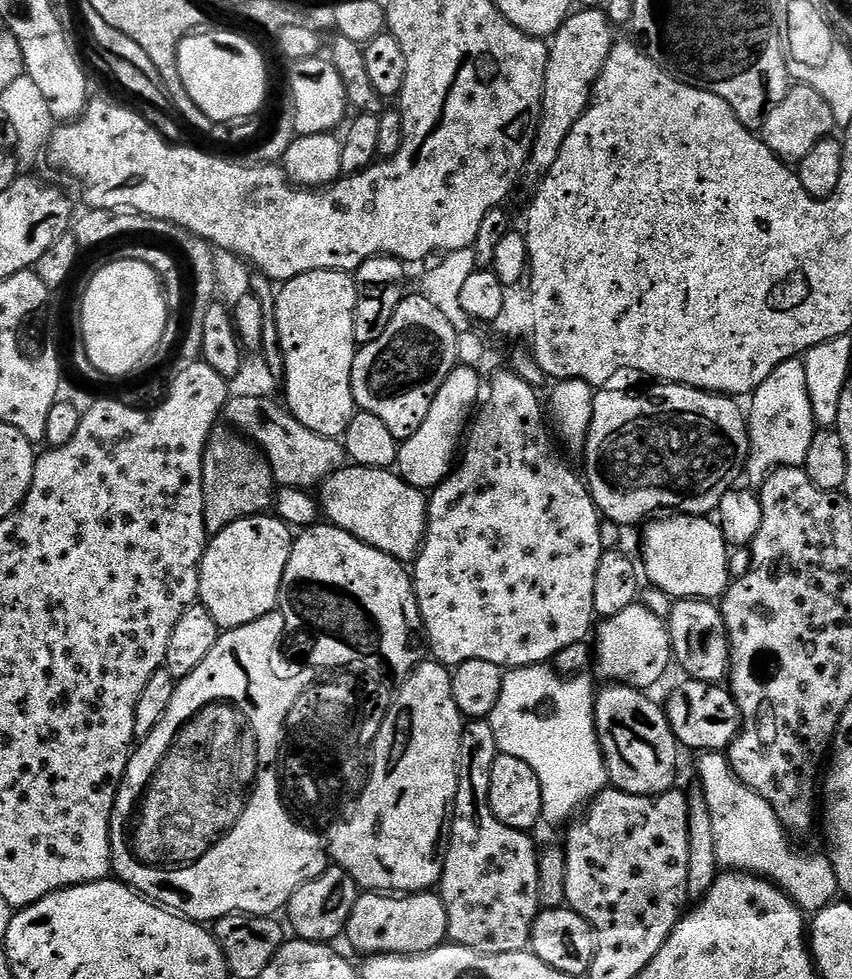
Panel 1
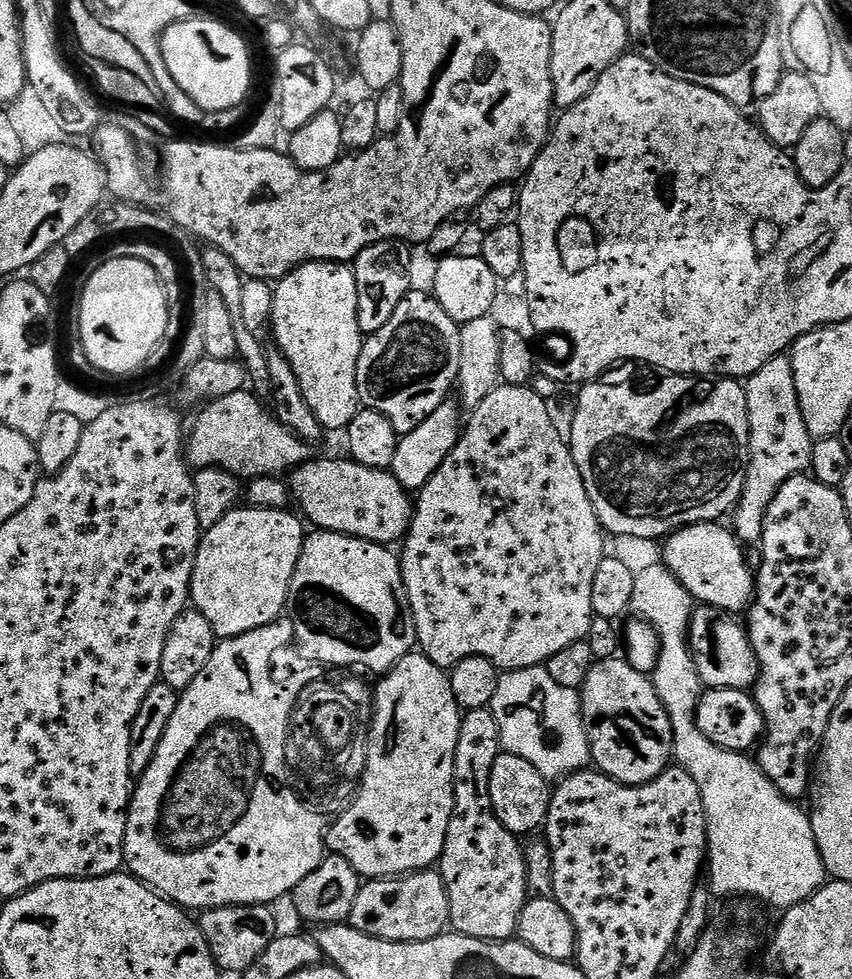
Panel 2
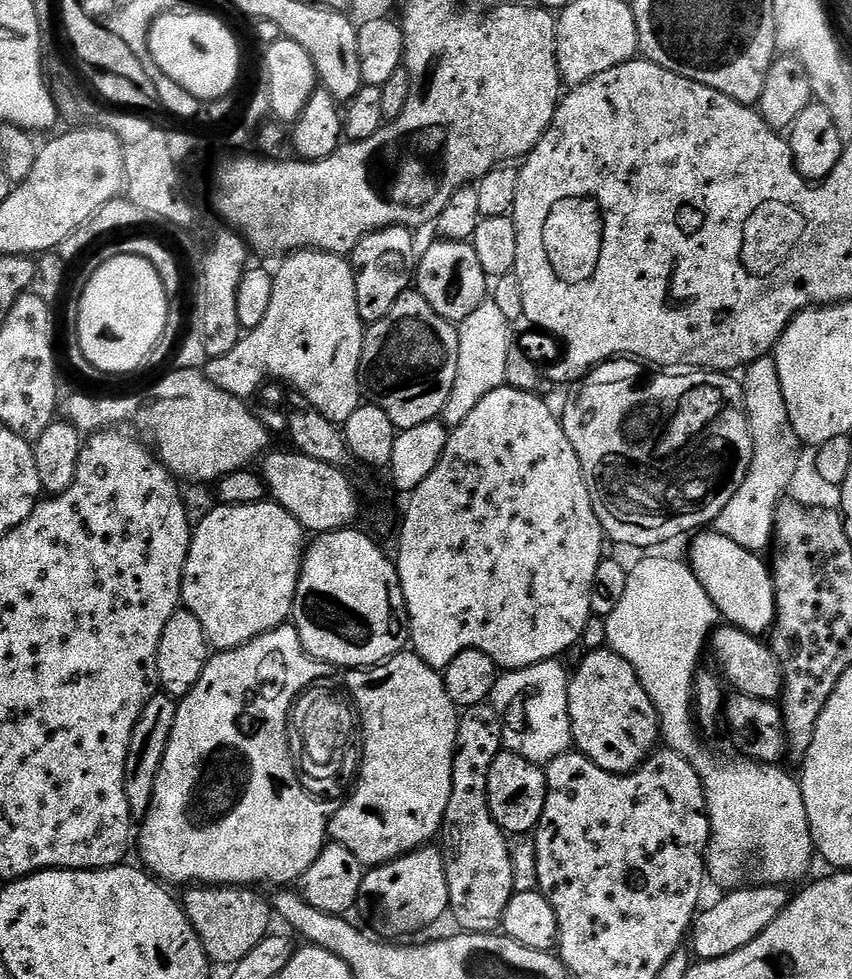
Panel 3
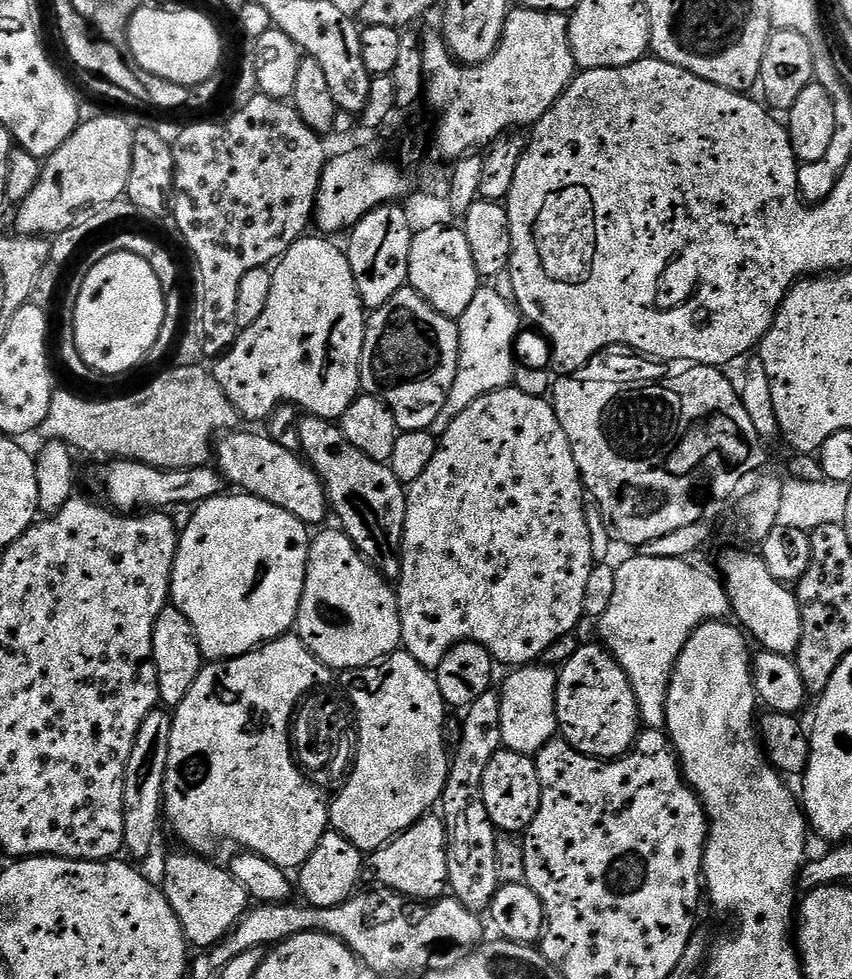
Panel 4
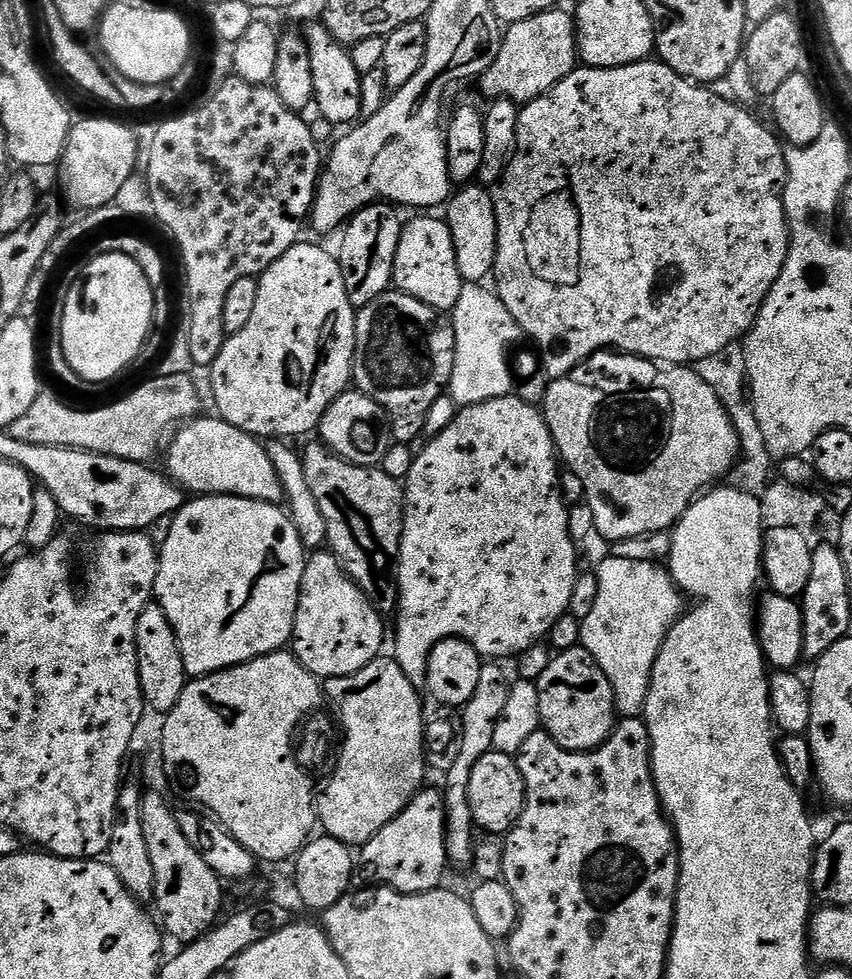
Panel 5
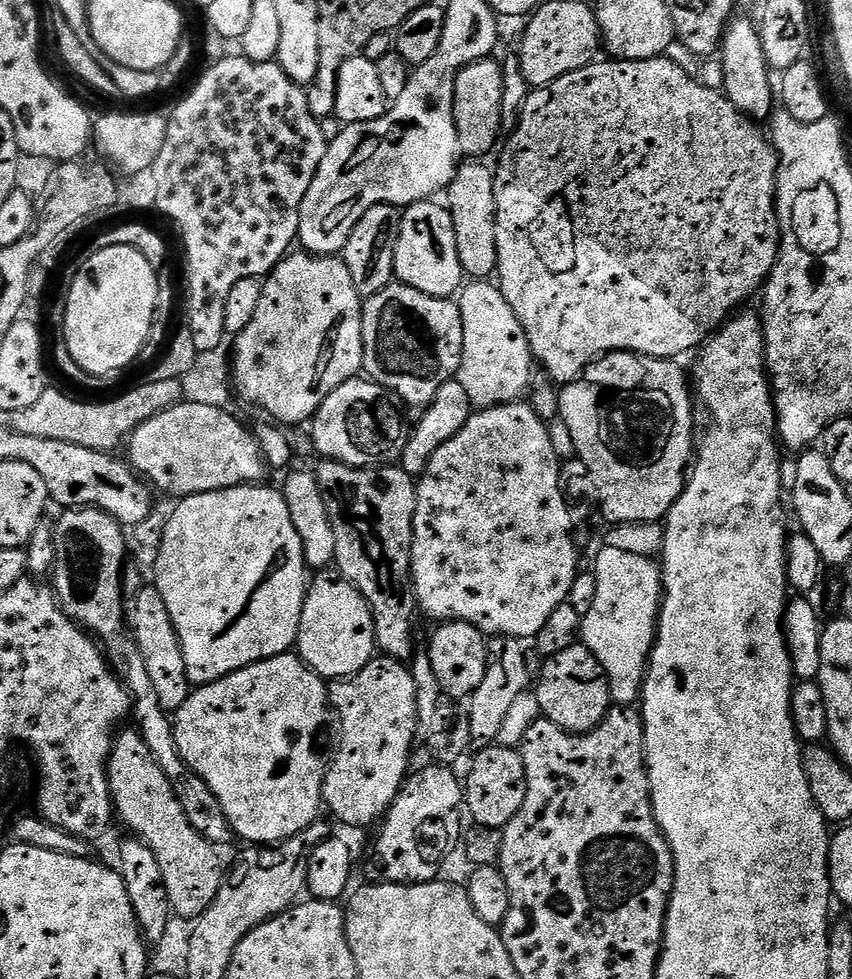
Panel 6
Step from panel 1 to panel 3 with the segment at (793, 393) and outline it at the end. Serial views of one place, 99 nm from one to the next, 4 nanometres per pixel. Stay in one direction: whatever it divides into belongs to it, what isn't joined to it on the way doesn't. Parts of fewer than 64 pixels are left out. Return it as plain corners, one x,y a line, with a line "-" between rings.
773,355
764,356
749,364
742,376
744,389
744,412
750,422
750,434
754,442
754,454
750,470
738,486
738,494
730,498
726,510
712,521
711,531
738,542
746,550
764,554
768,544
773,543
776,527
776,512
780,503
789,493
792,479
800,460
804,445
790,424
786,402
782,396
781,383
778,381
777,362

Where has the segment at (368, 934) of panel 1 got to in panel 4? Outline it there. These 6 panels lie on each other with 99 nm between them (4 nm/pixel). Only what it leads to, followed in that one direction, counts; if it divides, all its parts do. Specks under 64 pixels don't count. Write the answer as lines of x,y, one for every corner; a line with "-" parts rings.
429,814
408,828
395,840
371,853
367,867
376,871
377,885
387,891
409,896
416,902
435,902
449,891
448,887
448,830
439,815

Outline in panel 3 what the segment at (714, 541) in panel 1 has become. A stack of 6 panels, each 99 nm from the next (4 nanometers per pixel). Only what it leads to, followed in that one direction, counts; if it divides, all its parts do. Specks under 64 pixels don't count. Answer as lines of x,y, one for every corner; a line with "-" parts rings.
704,530
696,538
690,557
692,572
698,582
702,582
706,594
710,594
721,617
731,627
741,628
757,638
771,633
776,623
776,586
769,565
764,565
757,553
738,546
738,542
730,542
730,538
717,532

